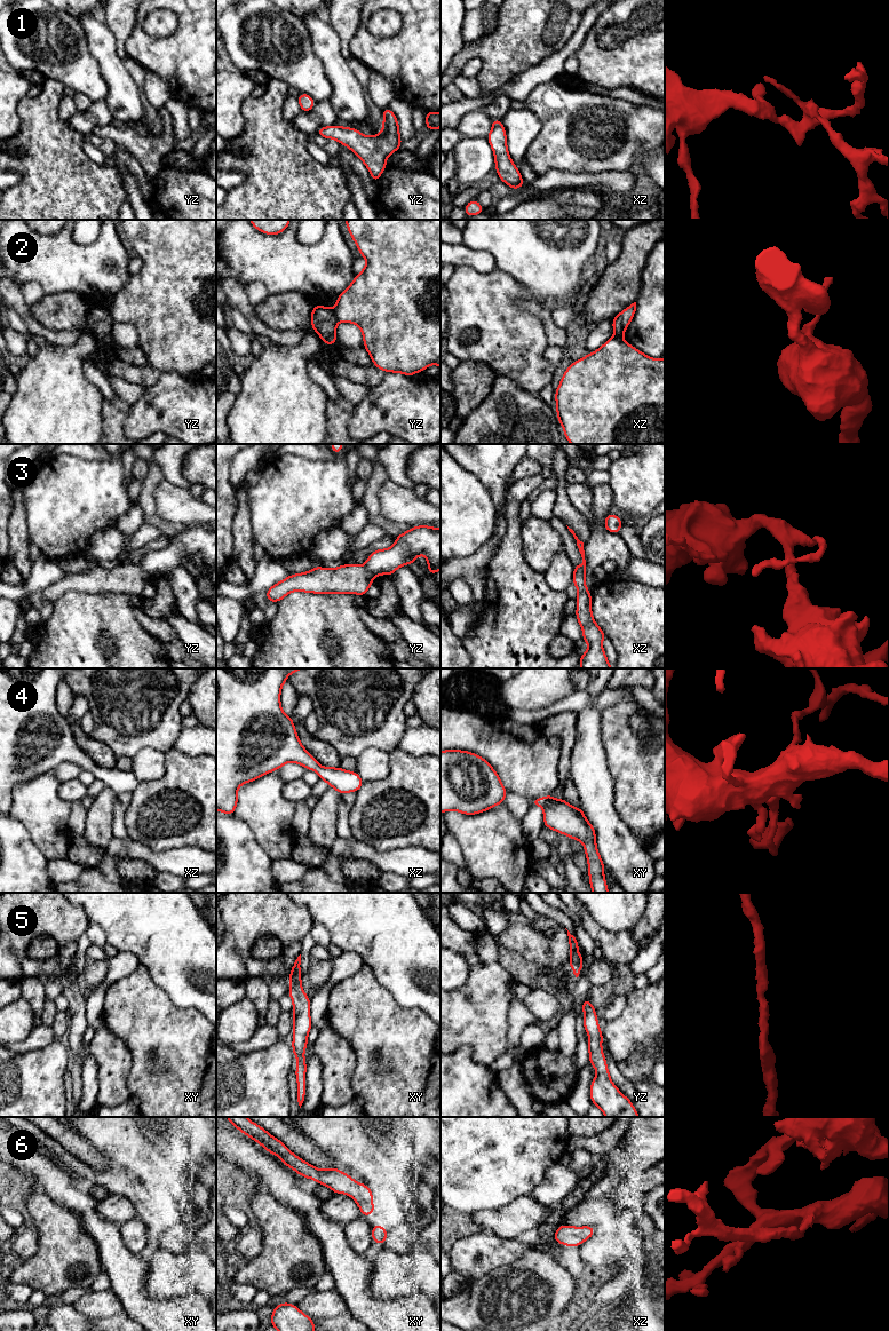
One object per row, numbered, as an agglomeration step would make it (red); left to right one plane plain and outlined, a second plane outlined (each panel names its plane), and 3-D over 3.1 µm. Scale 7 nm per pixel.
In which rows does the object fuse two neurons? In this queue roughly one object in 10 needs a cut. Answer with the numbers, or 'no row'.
2, 3

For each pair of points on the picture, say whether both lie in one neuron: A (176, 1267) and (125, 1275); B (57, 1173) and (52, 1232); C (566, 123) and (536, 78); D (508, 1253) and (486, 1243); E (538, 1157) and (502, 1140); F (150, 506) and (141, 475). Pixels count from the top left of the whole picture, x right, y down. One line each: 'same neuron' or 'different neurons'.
A: different neurons
B: different neurons
C: different neurons
D: same neuron
E: same neuron
F: different neurons

